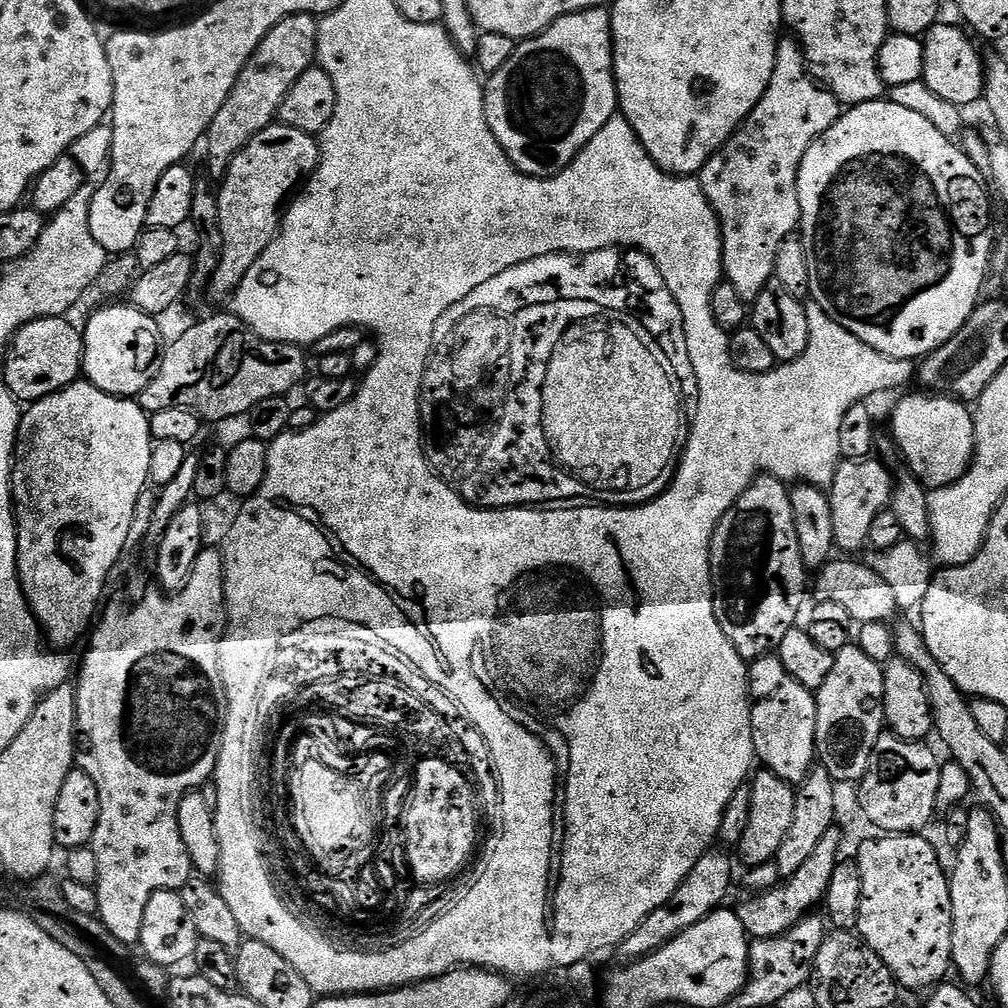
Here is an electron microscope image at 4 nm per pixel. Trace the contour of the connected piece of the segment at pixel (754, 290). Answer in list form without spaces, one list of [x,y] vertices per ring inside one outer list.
[[[781,39],[776,46],[776,61],[774,62],[774,74],[770,74],[770,82],[766,86],[766,94],[762,94],[762,98],[758,102],[758,106],[754,106],[754,110],[750,110],[750,114],[742,123],[740,128],[728,141],[721,146],[712,157],[704,163],[703,168],[698,173],[698,179],[702,190],[706,194],[706,198],[710,202],[710,206],[716,211],[716,216],[720,220],[720,227],[724,234],[724,274],[727,283],[734,286],[734,290],[738,290],[738,294],[742,294],[745,298],[755,298],[763,288],[769,287],[770,281],[776,274],[776,259],[778,258],[778,246],[782,246],[782,242],[786,242],[789,236],[793,235],[800,227],[800,203],[798,202],[798,174],[802,166],[802,158],[806,158],[806,150],[810,150],[810,146],[817,140],[826,130],[830,130],[830,126],[834,126],[834,122],[840,119],[842,115],[842,105],[837,100],[833,92],[829,92],[827,88],[821,86],[817,81],[813,80],[812,73],[808,71],[808,62],[804,58],[804,50],[800,47],[795,39]]]

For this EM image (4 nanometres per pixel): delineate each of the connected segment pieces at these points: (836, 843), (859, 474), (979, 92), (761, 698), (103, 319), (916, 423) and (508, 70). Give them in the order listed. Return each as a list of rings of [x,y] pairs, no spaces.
[[[839,827],[826,830],[822,842],[818,842],[814,854],[810,854],[810,859],[798,870],[798,874],[787,877],[766,892],[749,895],[749,900],[738,905],[735,911],[752,940],[773,940],[775,936],[786,934],[803,916],[823,905],[826,886],[830,886],[830,878],[834,875],[834,866],[838,866],[842,859],[840,843],[843,840]]]
[[[869,458],[866,460],[845,460],[841,459],[840,463],[836,465],[836,473],[832,479],[830,485],[830,491],[828,492],[828,501],[830,502],[830,510],[834,510],[834,538],[836,539],[837,549],[843,550],[845,548],[845,553],[856,554],[856,551],[860,547],[865,547],[868,544],[868,535],[870,534],[870,525],[873,524],[874,518],[878,518],[878,514],[882,514],[891,505],[892,494],[894,491],[894,477],[890,471],[889,465],[885,464],[883,460],[879,458]]]
[[[936,23],[922,37],[926,54],[923,81],[938,98],[964,110],[967,109],[967,104],[981,103],[984,94],[985,61],[982,56],[980,60],[979,50],[972,45],[973,37],[963,27],[955,28],[952,24],[944,23]]]
[[[776,654],[751,661],[748,683],[752,698],[752,737],[757,761],[767,771],[778,774],[778,778],[787,784],[803,784],[818,760],[814,693],[790,678],[786,666],[782,666],[779,655]]]
[[[116,302],[111,306],[104,307],[108,308],[98,309],[89,318],[88,325],[83,325],[82,328],[84,334],[83,375],[88,383],[111,396],[139,397],[140,392],[146,390],[146,386],[150,386],[150,382],[160,365],[162,343],[160,344],[160,328],[156,325],[159,324],[157,317],[147,316],[144,312],[139,312],[137,308],[133,308],[124,302]]]
[[[923,394],[924,396],[904,396],[896,404],[892,412],[891,439],[895,440],[903,463],[920,483],[929,489],[944,488],[961,480],[965,470],[972,465],[972,457],[976,454],[977,421],[968,413],[969,405],[951,396],[943,394]]]
[[[591,8],[574,14],[566,14],[562,18],[558,18],[558,22],[554,22],[546,30],[539,32],[537,36],[531,36],[528,40],[519,41],[514,54],[510,54],[510,62],[506,62],[506,66],[502,66],[502,70],[498,70],[492,76],[487,77],[484,84],[484,105],[486,106],[486,122],[494,134],[494,138],[498,138],[502,150],[523,176],[547,178],[555,176],[563,168],[568,168],[570,162],[590,142],[590,138],[594,138],[594,134],[598,134],[598,130],[602,130],[602,126],[606,126],[606,122],[617,115],[618,112],[616,70],[614,67],[613,13],[608,8]]]

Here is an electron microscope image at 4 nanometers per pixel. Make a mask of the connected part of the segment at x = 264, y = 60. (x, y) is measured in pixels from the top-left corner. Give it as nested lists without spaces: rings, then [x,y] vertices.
[[[296,12],[292,16],[282,18],[262,38],[262,42],[250,54],[246,66],[238,74],[238,82],[234,82],[234,90],[222,102],[222,110],[214,114],[214,122],[210,122],[206,133],[208,144],[208,172],[215,178],[222,178],[230,166],[230,162],[254,138],[254,134],[262,134],[280,115],[280,104],[286,94],[306,74],[306,70],[317,63],[318,30],[317,17],[310,12]]]

